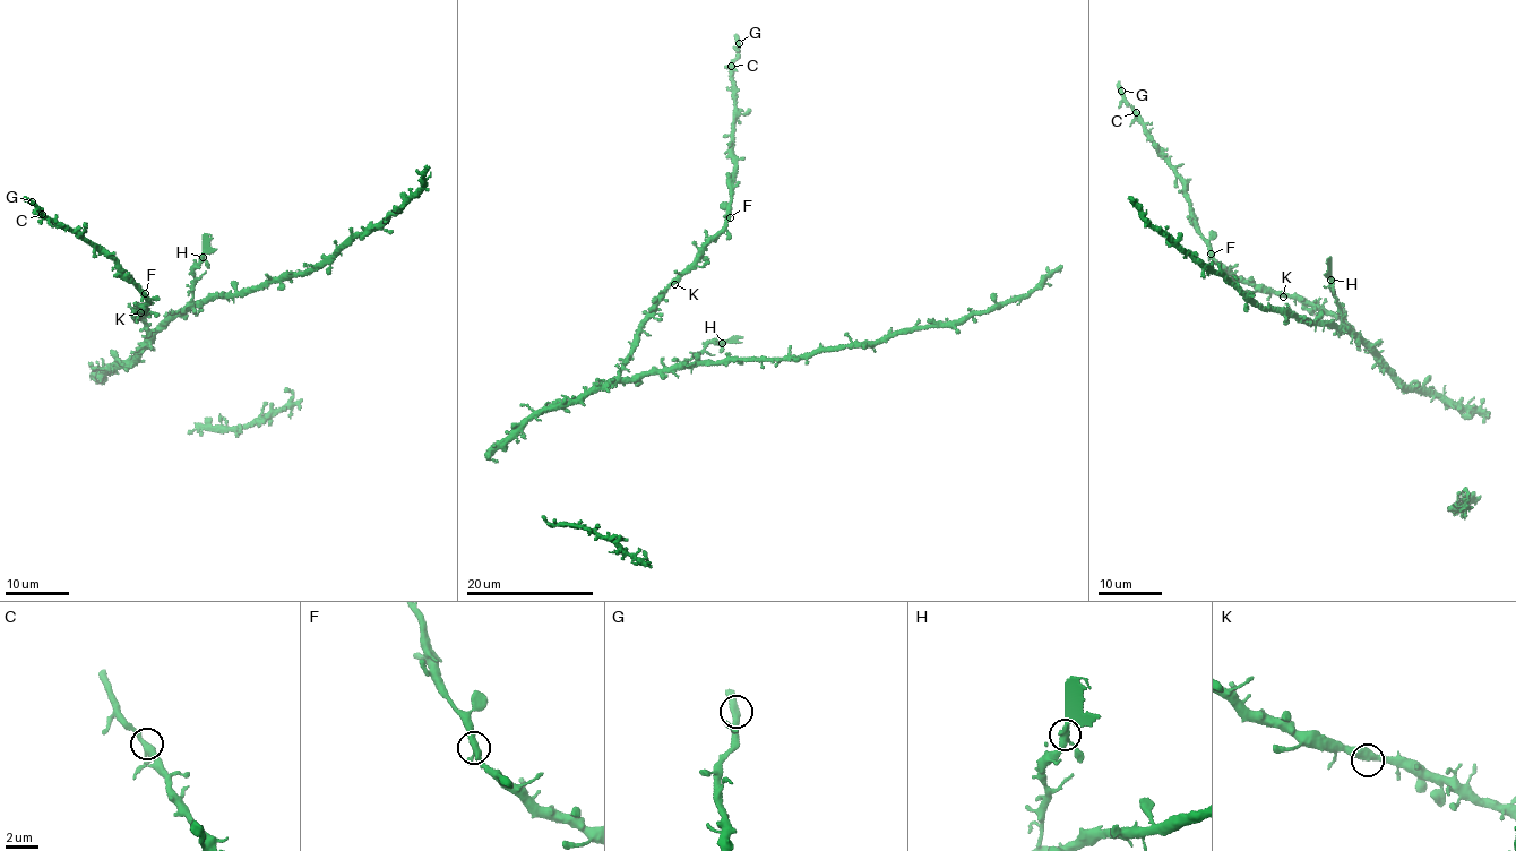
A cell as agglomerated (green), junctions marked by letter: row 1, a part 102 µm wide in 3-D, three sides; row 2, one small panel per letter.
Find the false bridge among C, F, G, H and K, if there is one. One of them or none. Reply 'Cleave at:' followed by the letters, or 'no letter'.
Cleave at: H

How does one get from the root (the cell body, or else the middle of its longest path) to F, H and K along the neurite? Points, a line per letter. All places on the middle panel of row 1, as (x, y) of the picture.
F: (652, 370), (630, 378), (620, 376), (642, 320), (655, 309), (668, 285), (695, 261), (699, 250), (730, 217)
H: (652, 370), (679, 367), (711, 342), (722, 343)
K: (652, 370), (630, 378), (620, 376), (642, 320), (655, 309), (663, 291), (674, 284)

